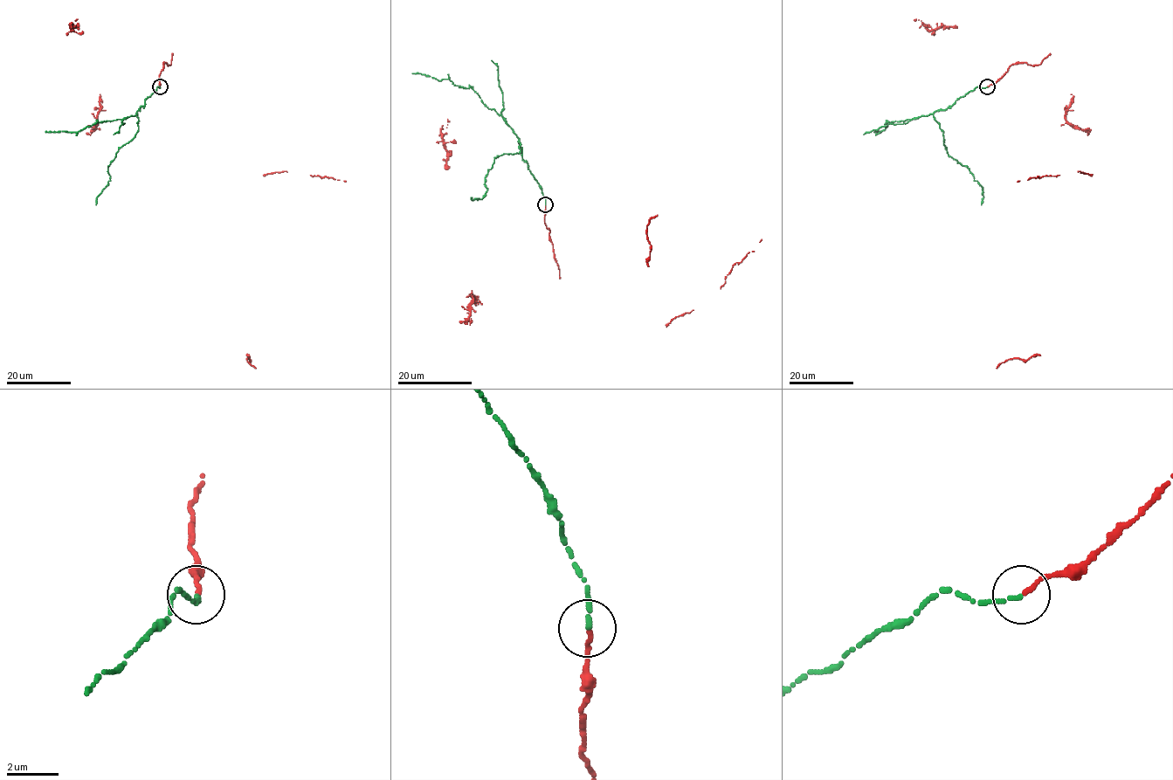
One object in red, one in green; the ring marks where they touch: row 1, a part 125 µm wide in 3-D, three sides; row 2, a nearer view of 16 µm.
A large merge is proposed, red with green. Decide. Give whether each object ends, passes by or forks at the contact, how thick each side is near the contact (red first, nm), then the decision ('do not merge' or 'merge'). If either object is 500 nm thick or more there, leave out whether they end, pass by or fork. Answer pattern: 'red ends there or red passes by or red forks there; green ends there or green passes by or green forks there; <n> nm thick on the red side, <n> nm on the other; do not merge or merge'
red ends there; green ends there; 180 nm thick on the red side, 180 nm on the other; merge

